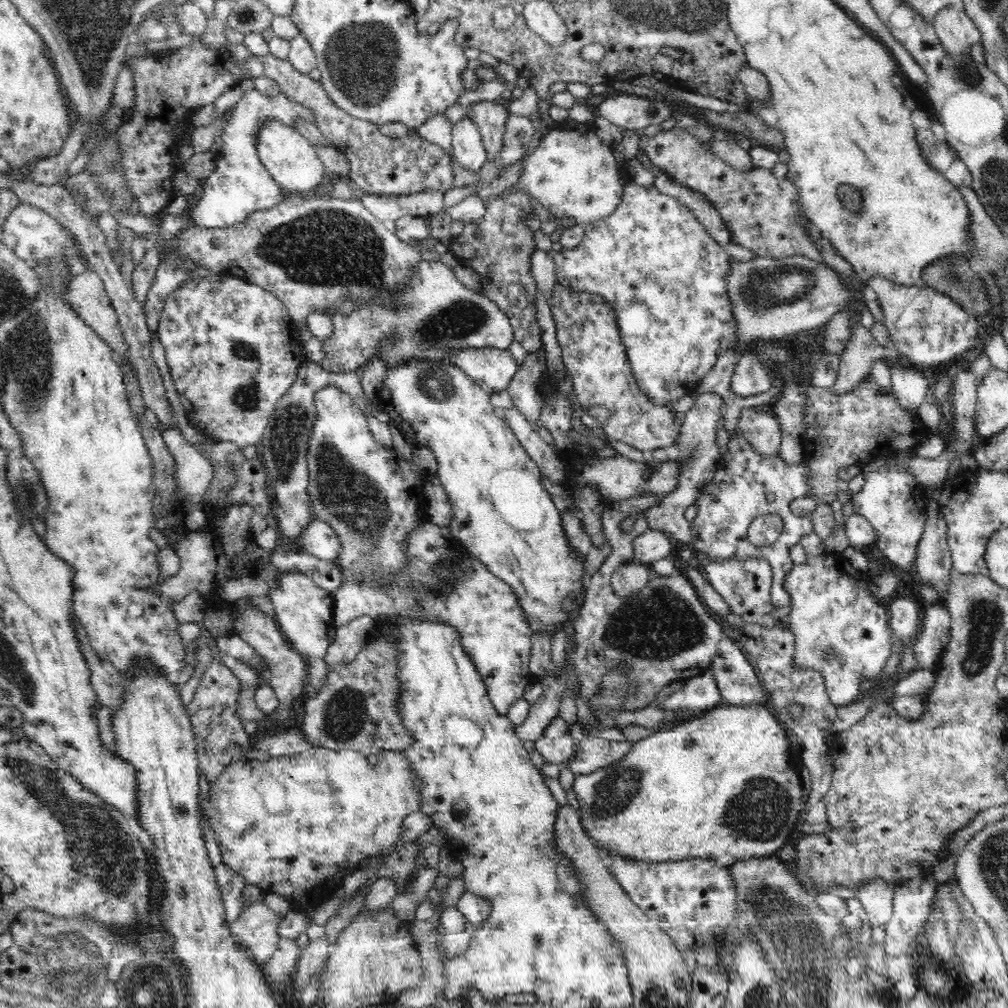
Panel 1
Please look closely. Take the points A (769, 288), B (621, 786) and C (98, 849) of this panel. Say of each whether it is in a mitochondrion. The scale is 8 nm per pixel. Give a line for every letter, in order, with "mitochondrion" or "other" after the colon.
A: mitochondrion
B: mitochondrion
C: mitochondrion

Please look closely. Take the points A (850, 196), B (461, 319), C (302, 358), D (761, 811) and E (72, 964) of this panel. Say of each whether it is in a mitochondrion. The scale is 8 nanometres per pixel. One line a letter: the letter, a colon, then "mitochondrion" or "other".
A: mitochondrion
B: mitochondrion
C: other
D: mitochondrion
E: mitochondrion

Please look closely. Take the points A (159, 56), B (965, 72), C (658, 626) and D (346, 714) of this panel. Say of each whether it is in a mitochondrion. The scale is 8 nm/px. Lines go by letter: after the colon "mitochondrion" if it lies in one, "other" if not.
A: other
B: mitochondrion
C: mitochondrion
D: mitochondrion

